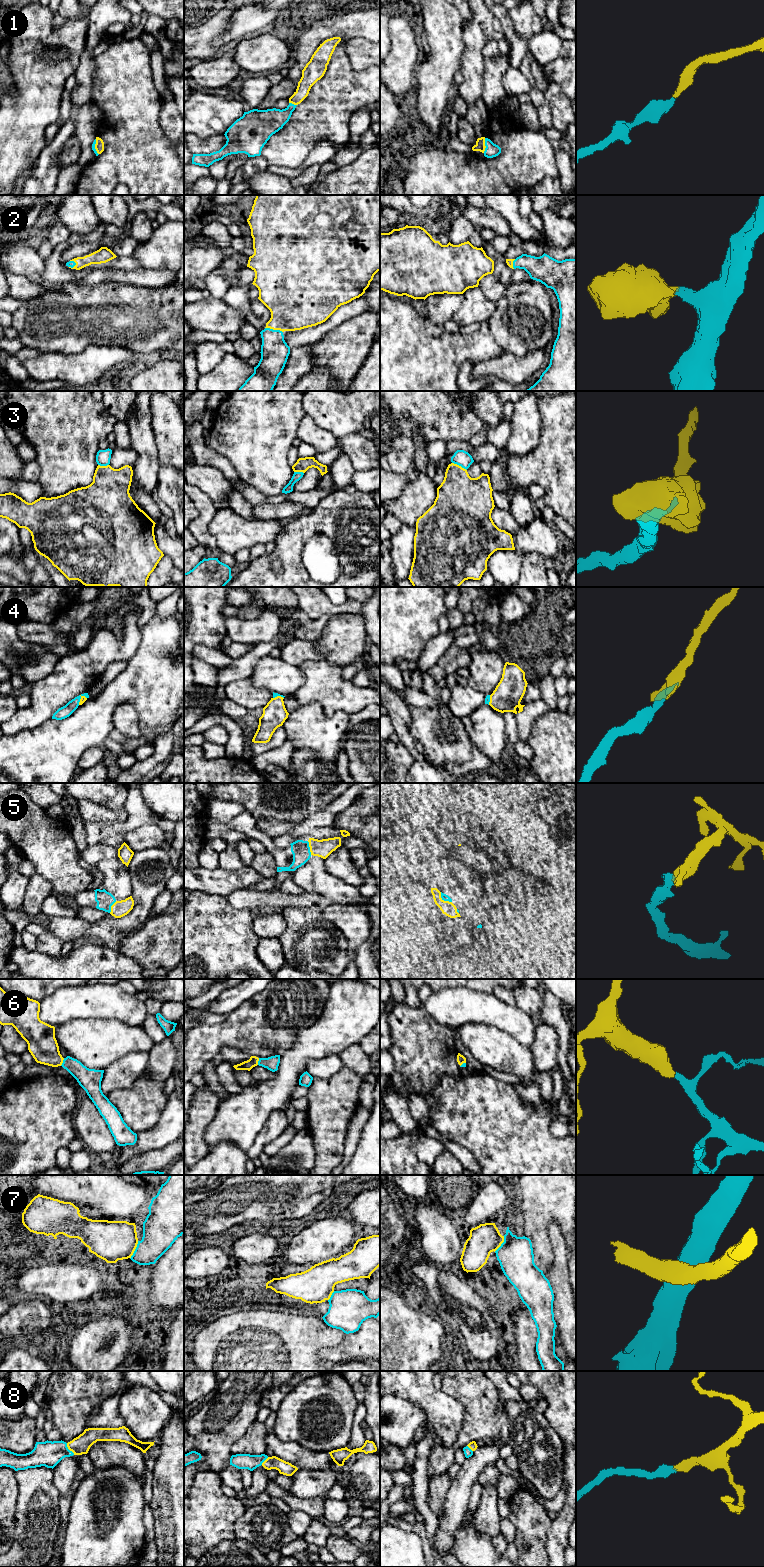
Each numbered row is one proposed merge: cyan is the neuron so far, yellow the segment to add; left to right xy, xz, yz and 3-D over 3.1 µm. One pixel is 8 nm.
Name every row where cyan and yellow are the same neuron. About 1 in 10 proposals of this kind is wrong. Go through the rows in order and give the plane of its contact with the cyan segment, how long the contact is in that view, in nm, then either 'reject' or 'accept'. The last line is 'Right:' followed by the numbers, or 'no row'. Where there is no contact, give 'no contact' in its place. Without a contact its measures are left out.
1: yz | 120 nm | accept
2: xz | 150 nm | accept
3: yz | 140 nm | reject
4: xy | 90 nm | accept
5: yz | 130 nm | accept
6: xy | 70 nm | accept
7: xy | 160 nm | accept
8: xy | 120 nm | accept
Right: 1, 2, 4, 5, 6, 7, 8

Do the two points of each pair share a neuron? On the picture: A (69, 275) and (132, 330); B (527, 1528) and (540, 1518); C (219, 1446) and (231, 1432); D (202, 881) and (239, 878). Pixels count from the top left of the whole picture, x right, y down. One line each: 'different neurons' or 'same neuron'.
A: different neurons
B: same neuron
C: same neuron
D: same neuron

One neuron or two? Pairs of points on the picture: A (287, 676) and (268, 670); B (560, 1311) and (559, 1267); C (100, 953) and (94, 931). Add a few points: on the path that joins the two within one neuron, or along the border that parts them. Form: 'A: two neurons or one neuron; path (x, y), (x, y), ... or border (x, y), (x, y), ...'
A: one neuron; path (282, 676), (273, 673)
B: one neuron; path (560, 1300), (559, 1278)
C: two neurons; border (104, 943), (82, 941), (79, 944)

